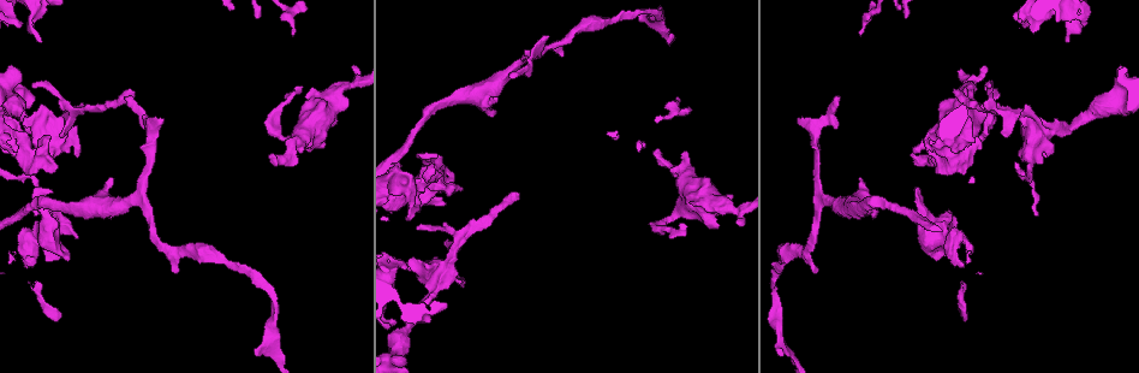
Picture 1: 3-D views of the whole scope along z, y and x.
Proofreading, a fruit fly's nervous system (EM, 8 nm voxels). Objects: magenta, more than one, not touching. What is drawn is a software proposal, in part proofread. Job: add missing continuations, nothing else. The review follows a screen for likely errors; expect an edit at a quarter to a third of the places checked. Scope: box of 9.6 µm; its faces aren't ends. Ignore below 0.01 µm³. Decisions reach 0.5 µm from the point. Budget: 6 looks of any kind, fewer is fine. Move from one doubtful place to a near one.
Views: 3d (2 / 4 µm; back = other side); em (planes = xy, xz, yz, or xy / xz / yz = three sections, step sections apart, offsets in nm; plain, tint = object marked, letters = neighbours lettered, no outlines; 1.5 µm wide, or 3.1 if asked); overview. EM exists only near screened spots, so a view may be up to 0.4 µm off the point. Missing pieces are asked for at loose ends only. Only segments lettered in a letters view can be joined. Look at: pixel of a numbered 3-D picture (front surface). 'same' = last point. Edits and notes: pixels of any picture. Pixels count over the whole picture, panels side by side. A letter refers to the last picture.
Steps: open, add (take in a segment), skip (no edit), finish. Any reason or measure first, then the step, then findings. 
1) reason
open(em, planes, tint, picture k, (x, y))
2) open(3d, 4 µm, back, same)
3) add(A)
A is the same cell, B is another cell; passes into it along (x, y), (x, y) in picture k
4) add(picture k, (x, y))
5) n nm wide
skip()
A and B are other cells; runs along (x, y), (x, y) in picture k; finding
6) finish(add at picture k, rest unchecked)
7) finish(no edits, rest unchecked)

an open end
open(em, planes, letters, picture 1, (519, 195))

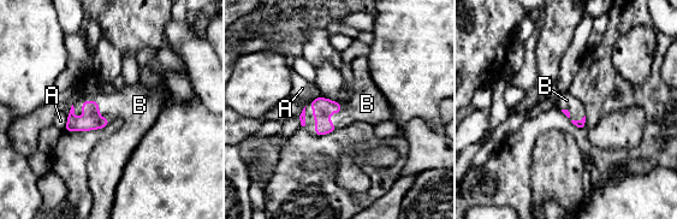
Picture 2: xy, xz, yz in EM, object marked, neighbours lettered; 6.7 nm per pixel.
B touches over 280 nm
add(B)
B is the same cell, A is another cell; passes into it along (91, 119), (85, 101), (123, 104) in picture 2; the cell continues

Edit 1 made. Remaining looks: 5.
open(overview)

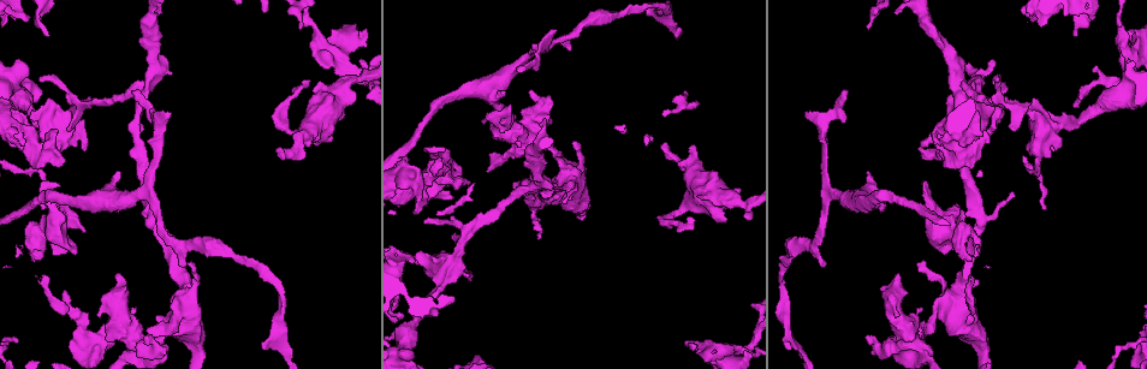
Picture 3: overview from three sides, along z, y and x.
an open end
open(em, planes, letters, picture 3, (501, 93))

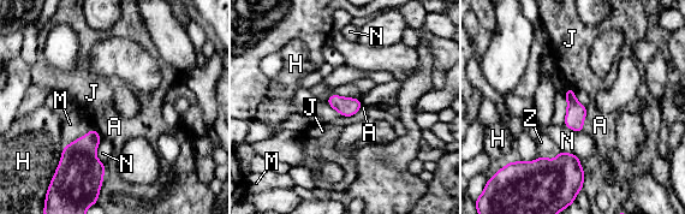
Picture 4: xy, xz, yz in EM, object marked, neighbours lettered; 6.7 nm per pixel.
130 nm wide
skip()
A, H, J, M, N and Z are other cells; border along (569, 88), (573, 90) in picture 4; none of them fits

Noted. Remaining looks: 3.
thin end
open(em, planes, plain, picture 3, (845, 91))

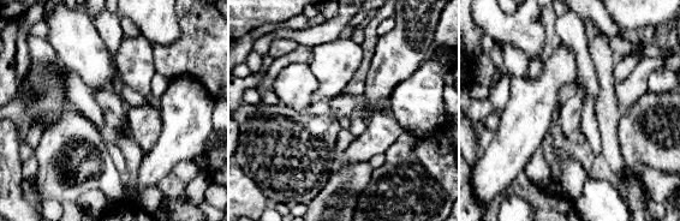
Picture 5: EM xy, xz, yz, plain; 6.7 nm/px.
open(em, planes, letters, same)

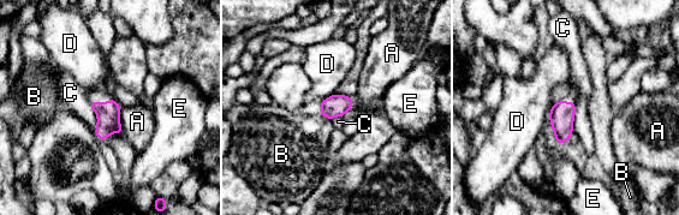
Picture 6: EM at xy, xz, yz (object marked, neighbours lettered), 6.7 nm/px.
140 nm wide
add(B)
B is the same cell, A, C, D and E are other cells; it goes on there

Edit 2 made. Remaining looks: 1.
finish(add at picture 2, add at picture 6, rest unchecked)

